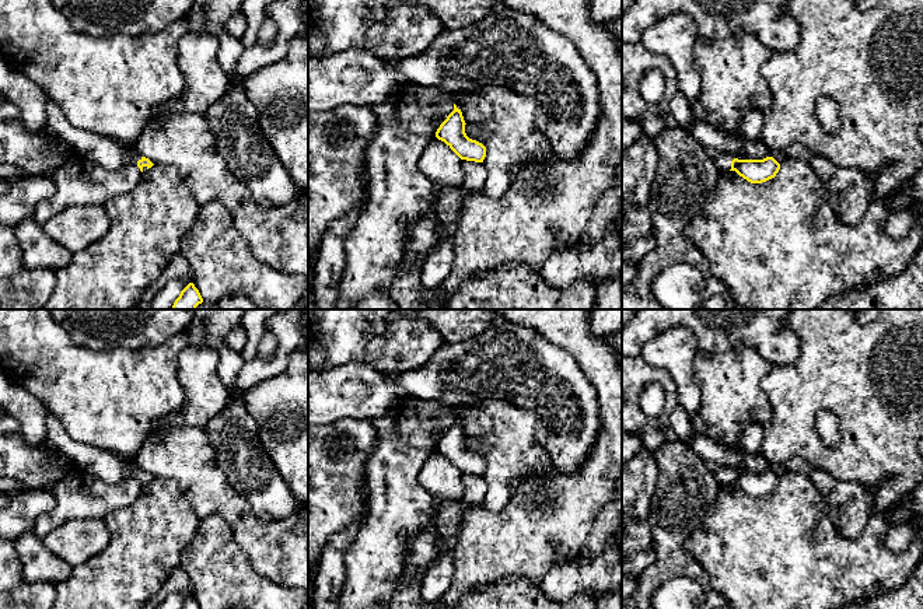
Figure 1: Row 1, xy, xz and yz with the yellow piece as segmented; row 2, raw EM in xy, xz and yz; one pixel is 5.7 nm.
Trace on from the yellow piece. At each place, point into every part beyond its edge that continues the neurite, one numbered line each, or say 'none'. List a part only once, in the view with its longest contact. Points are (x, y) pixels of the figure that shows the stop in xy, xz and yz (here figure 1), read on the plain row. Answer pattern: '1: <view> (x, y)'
1: yz (723, 475)

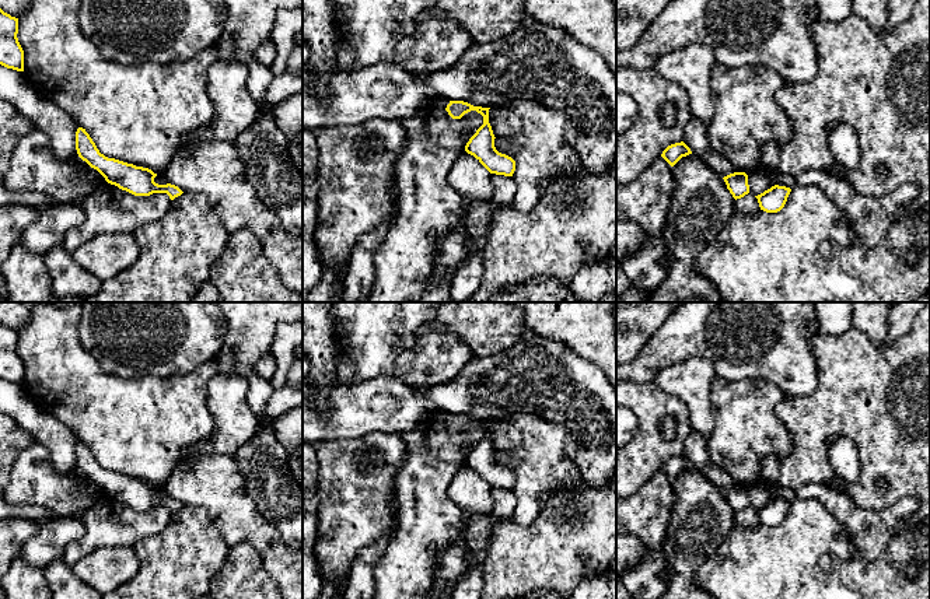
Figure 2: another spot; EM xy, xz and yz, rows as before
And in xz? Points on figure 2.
none

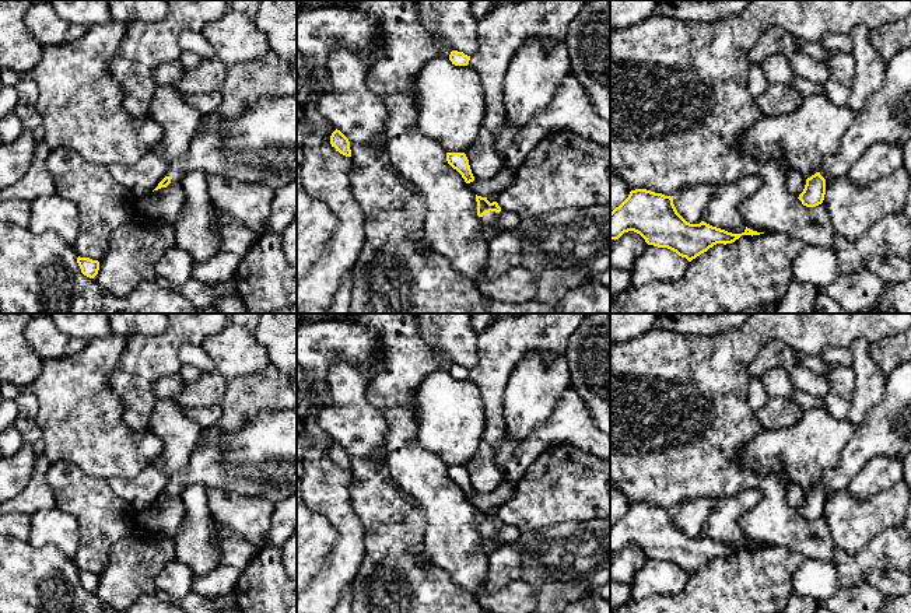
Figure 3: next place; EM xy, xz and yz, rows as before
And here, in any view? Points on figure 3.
1: xz (490, 533)

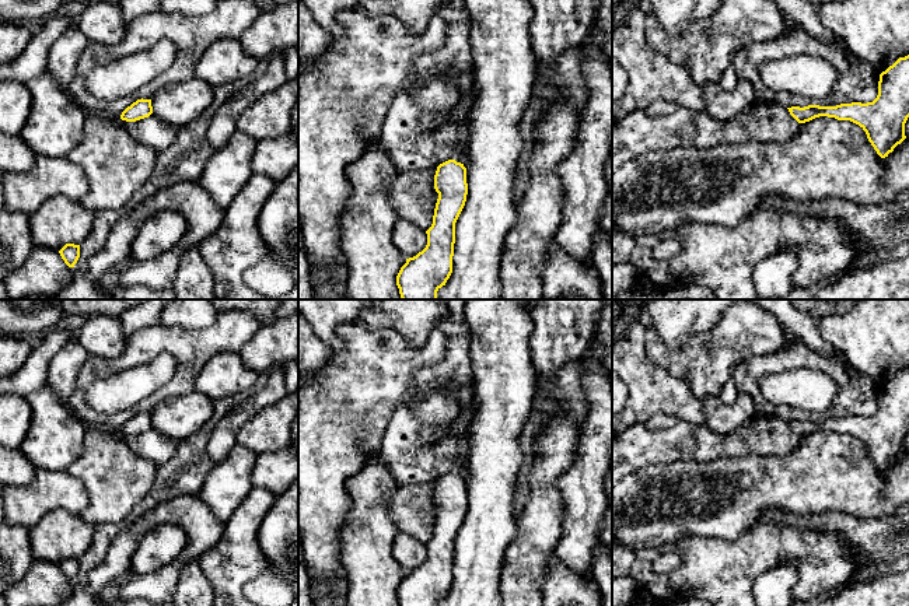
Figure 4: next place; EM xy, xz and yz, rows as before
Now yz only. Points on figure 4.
none

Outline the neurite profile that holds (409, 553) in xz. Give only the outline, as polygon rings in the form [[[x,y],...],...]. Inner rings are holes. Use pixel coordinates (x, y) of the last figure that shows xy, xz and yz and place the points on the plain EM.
[[[398,532],[394,539],[392,556],[395,561],[406,571],[413,571],[427,558],[427,547],[424,543]]]

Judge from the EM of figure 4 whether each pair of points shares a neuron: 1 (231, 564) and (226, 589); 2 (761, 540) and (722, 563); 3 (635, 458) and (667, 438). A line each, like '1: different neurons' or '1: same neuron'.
1: same neuron
2: same neuron
3: same neuron

